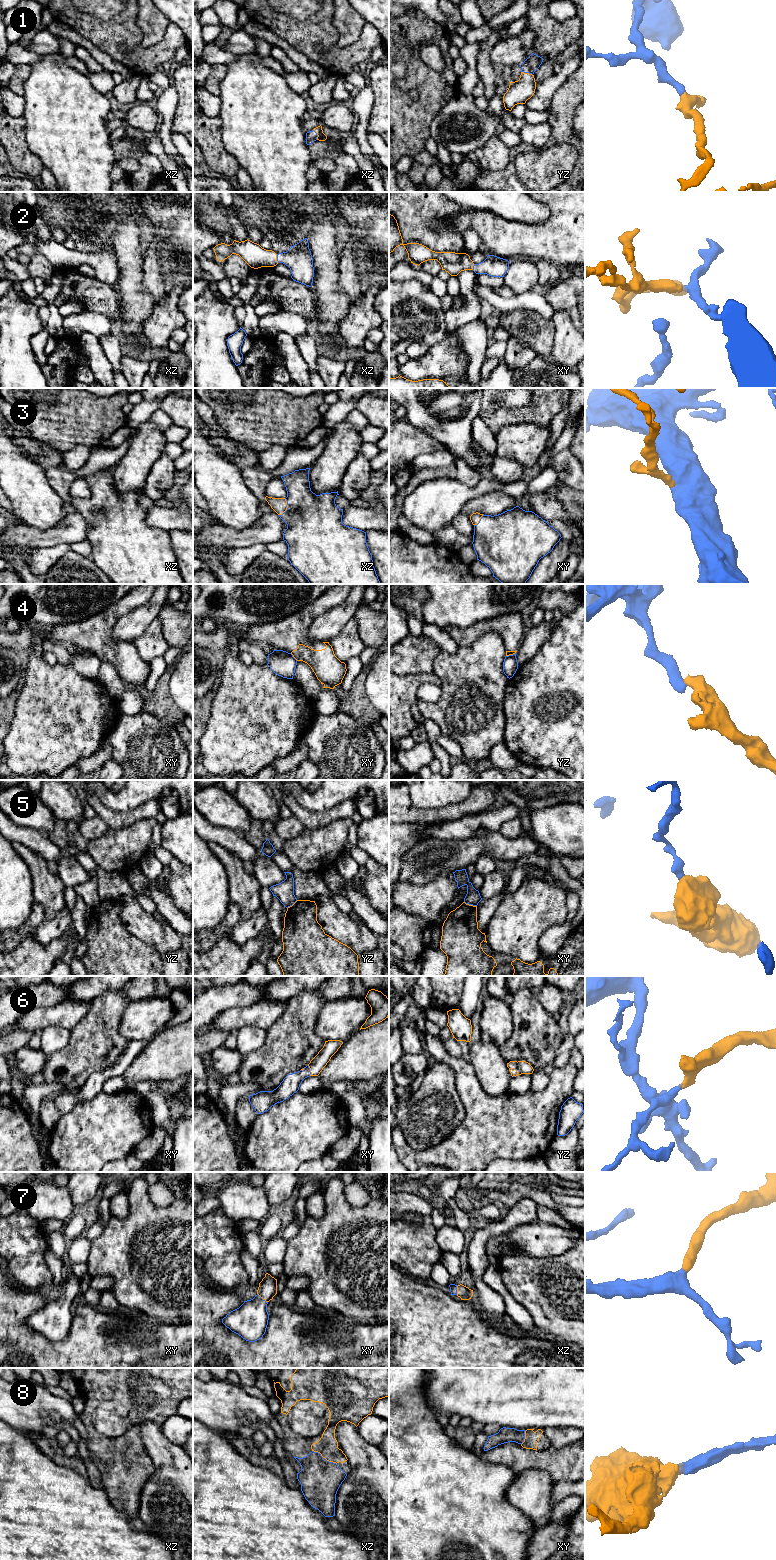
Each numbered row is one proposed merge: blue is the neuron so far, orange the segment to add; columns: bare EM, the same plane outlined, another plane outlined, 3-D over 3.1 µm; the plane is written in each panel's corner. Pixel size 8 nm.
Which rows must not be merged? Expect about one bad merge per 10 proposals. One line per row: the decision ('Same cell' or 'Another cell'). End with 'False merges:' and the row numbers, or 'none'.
1: Same cell
2: Same cell
3: Same cell
4: Another cell
5: Another cell
6: Same cell
7: Same cell
8: Same cell
False merges: 4, 5

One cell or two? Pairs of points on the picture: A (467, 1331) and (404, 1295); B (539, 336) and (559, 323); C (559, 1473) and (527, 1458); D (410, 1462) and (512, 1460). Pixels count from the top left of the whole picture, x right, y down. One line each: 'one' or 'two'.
A: one
B: two
C: one
D: two

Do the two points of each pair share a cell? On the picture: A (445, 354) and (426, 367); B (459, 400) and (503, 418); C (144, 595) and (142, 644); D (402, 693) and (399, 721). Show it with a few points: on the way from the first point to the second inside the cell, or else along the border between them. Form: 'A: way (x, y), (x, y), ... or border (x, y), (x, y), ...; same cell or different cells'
A: way (440, 359), (431, 365); same cell
B: border (482, 405), (477, 415); different cells
C: border (132, 642), (137, 653), (146, 662); different cells
D: way (401, 700), (399, 702), (399, 714); same cell

